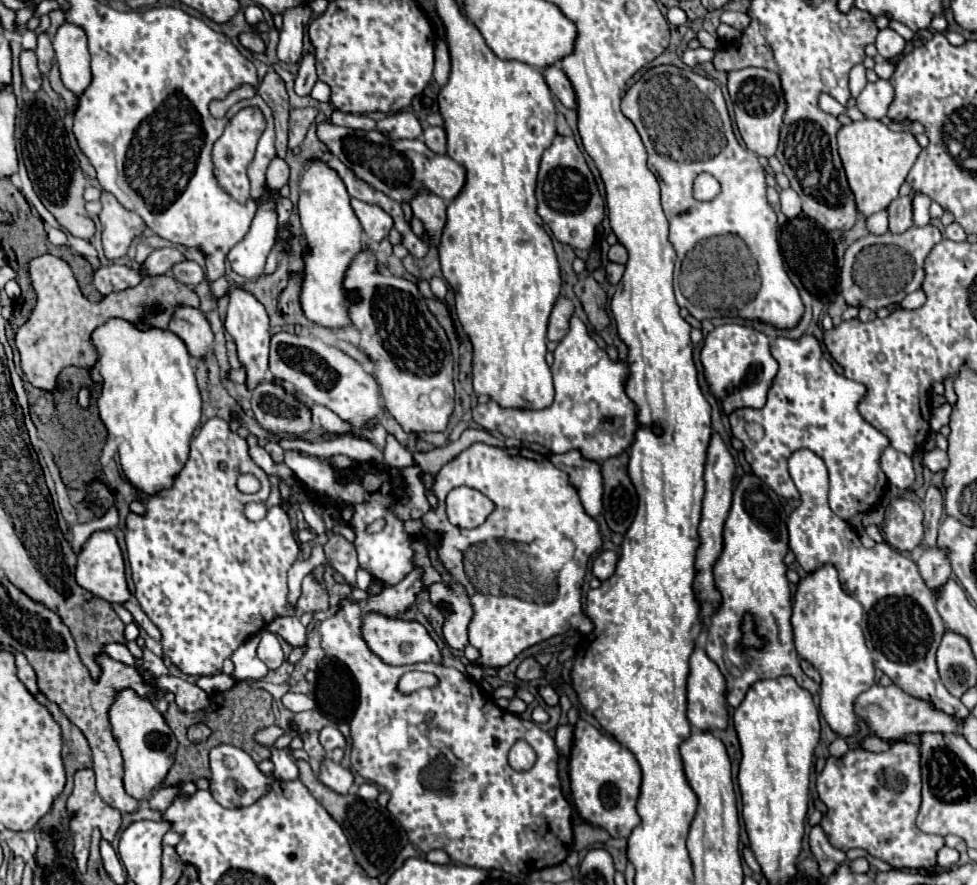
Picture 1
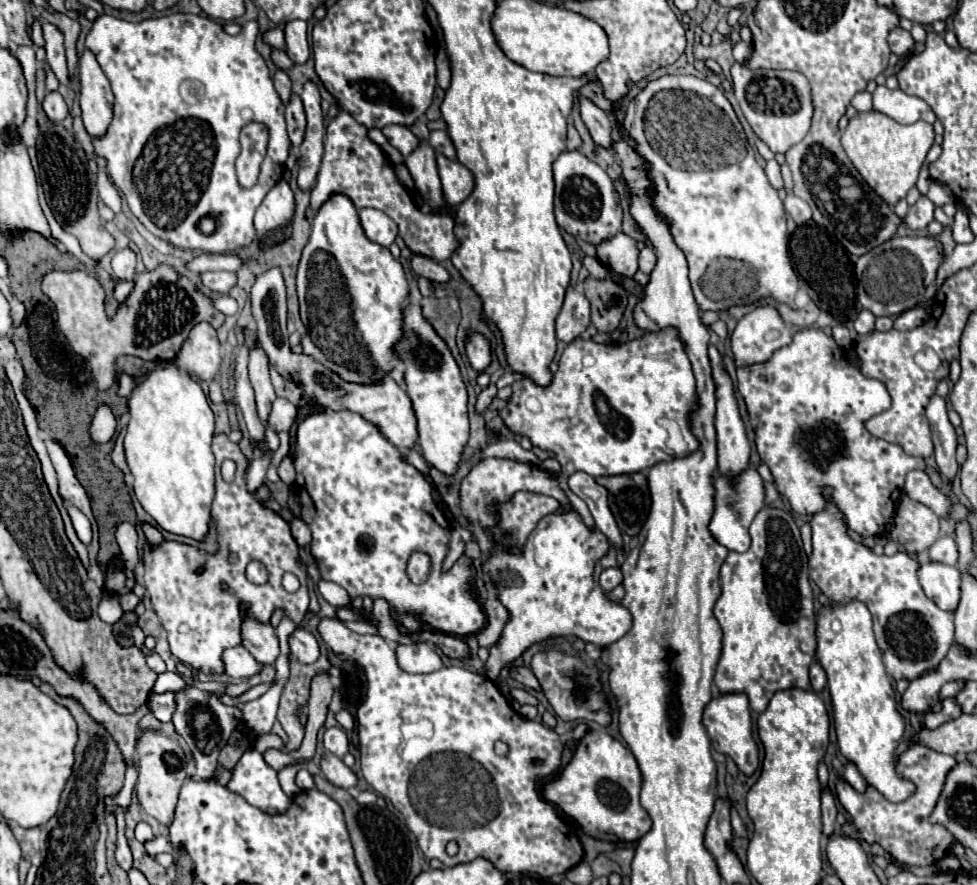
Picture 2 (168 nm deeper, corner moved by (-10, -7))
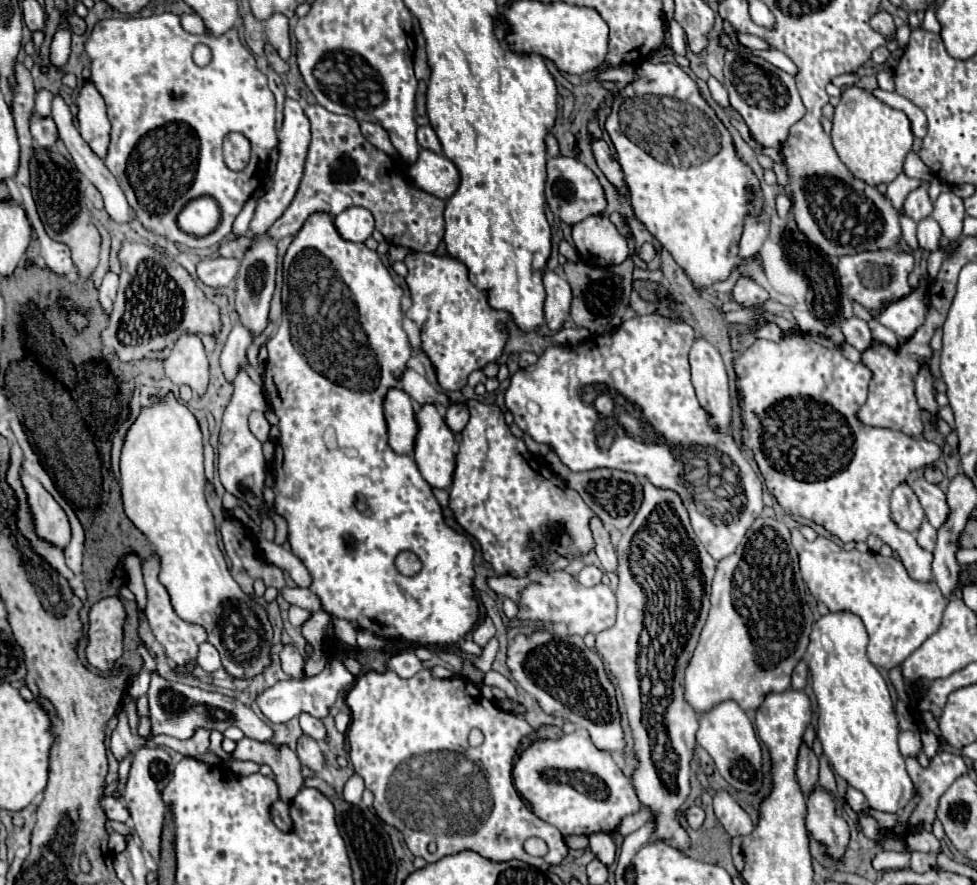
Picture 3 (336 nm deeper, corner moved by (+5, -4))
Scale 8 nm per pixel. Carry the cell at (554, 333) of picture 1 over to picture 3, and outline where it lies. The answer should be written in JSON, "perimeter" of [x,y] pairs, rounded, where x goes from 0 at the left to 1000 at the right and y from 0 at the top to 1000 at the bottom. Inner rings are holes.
{"perimeter":[[[560,305],[556,312],[556,321],[560,328],[560,337],[558,337],[558,364],[560,371],[570,375],[576,371],[578,359],[582,357],[582,348],[584,348],[584,325],[580,321],[578,314],[574,314],[572,310]]]}

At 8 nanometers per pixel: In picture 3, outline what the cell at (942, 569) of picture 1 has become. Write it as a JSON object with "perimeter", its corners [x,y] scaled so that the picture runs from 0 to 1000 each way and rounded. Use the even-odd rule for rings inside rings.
{"perimeter":[[[945,588],[945,592],[943,592],[943,597],[939,599],[937,608],[939,608],[939,615],[941,615],[945,621],[955,624],[955,621],[957,621],[957,610],[959,610],[959,599],[957,599],[949,588]]]}

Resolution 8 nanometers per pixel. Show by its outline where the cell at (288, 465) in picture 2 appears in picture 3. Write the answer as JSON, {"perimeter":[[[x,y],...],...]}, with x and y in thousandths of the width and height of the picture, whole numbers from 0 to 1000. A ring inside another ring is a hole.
{"perimeter":[[[259,466],[259,468],[255,470],[255,479],[257,479],[259,490],[261,490],[261,493],[265,493],[265,497],[267,497],[268,501],[275,497],[277,480],[273,472],[271,472],[271,468],[269,468],[269,466]]]}

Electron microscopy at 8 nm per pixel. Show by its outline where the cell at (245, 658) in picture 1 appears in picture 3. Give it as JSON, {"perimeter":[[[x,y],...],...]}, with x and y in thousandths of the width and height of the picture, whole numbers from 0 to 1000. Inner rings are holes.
{"perimeter":[[[208,725],[204,730],[204,741],[202,741],[202,750],[210,757],[210,759],[222,759],[226,757],[226,741],[222,739],[220,730],[214,725]]]}

